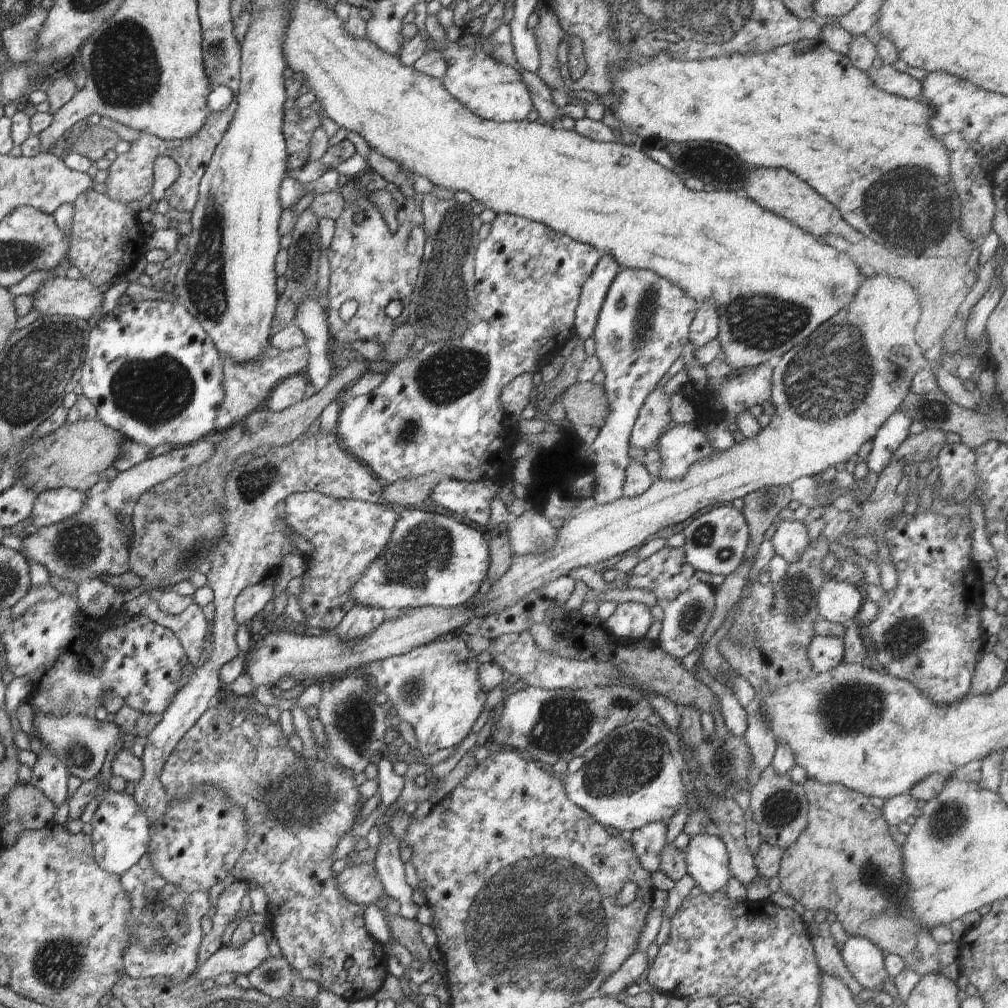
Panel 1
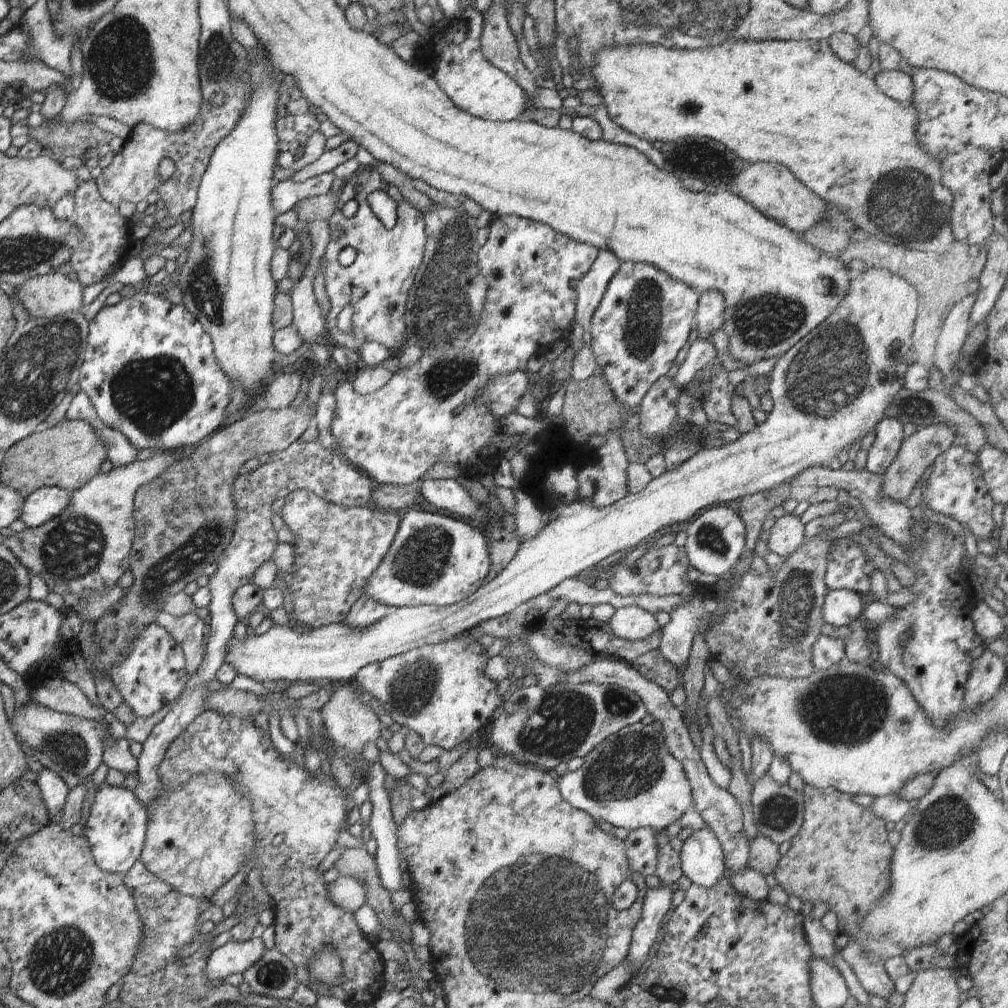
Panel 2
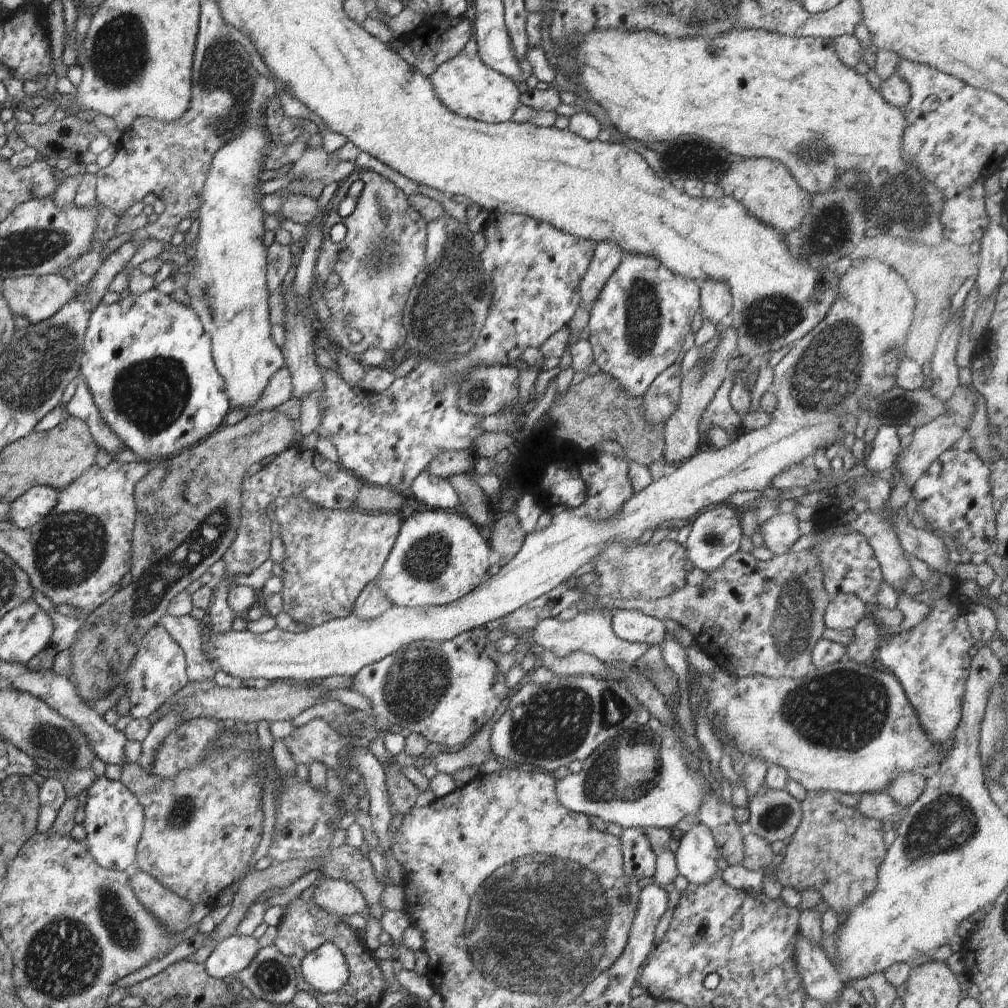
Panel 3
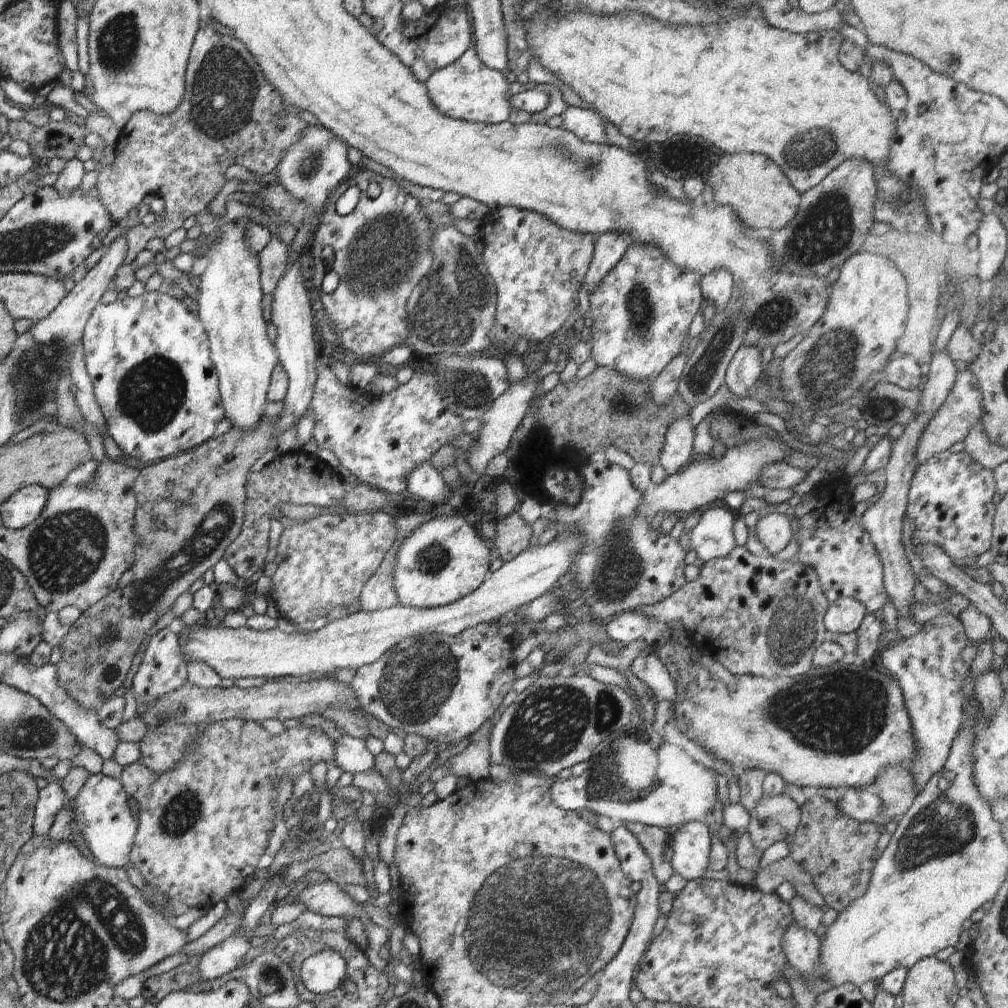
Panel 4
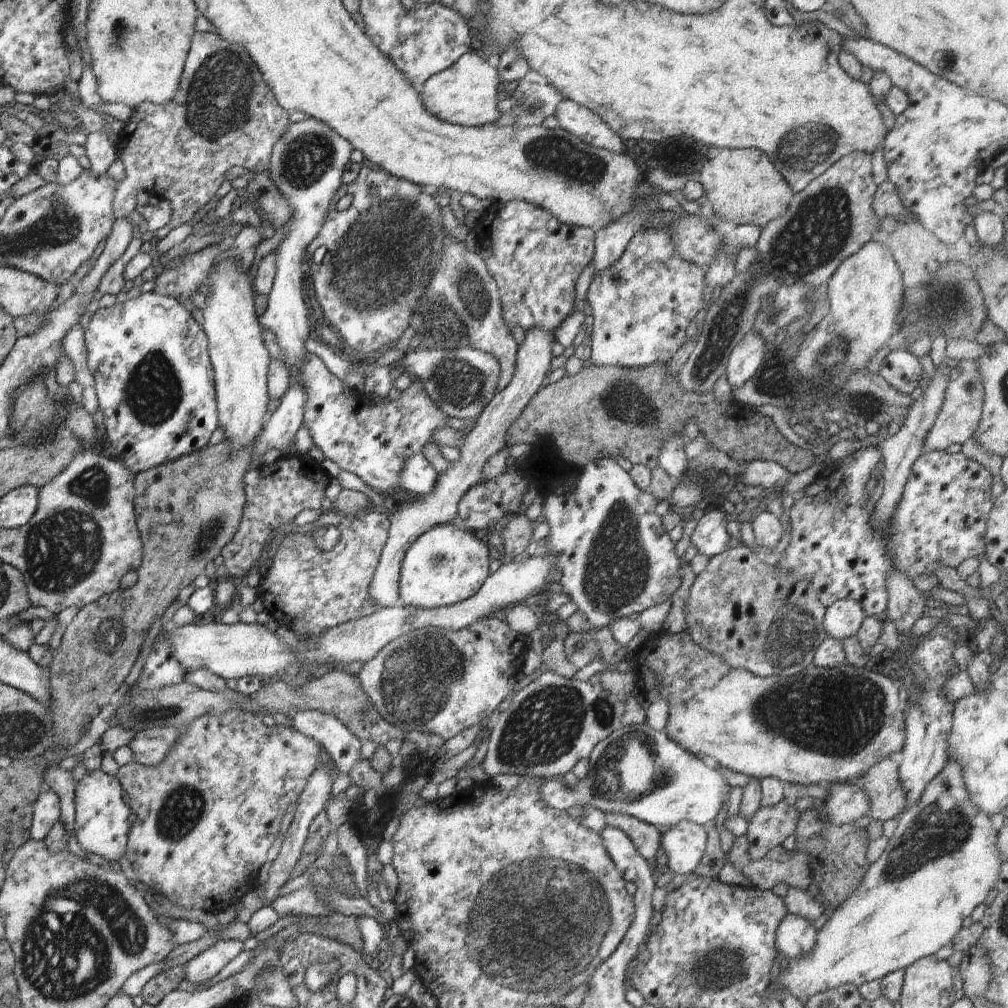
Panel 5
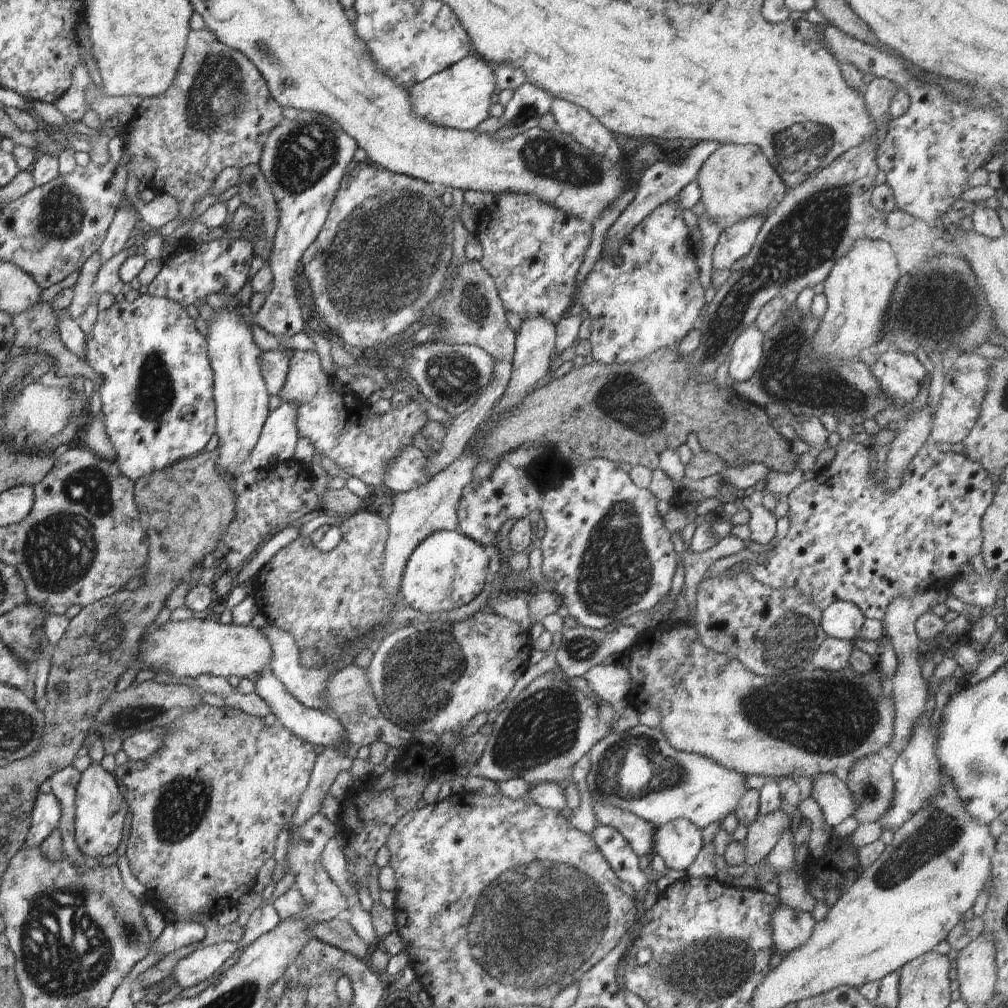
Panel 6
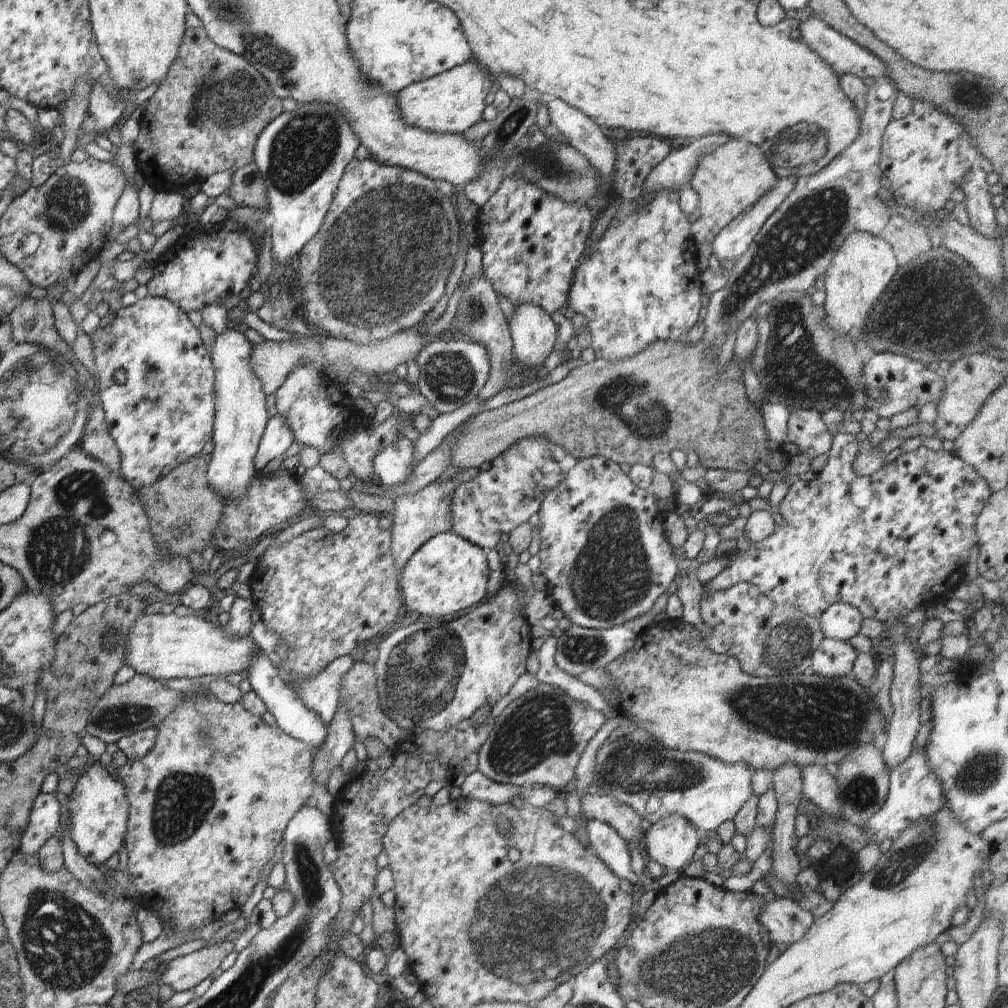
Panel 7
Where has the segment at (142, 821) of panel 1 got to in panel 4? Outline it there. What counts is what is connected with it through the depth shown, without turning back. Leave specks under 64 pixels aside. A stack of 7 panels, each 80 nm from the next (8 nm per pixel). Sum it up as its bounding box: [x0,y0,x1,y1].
[74,773,139,868]

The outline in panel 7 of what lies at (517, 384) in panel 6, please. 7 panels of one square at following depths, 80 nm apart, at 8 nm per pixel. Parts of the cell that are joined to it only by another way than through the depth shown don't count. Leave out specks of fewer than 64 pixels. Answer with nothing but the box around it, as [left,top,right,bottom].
[507,303,558,370]

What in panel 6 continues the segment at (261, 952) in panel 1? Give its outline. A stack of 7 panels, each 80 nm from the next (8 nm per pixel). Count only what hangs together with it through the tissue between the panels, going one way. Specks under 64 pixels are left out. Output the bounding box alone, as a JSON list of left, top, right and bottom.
[171,941,239,988]

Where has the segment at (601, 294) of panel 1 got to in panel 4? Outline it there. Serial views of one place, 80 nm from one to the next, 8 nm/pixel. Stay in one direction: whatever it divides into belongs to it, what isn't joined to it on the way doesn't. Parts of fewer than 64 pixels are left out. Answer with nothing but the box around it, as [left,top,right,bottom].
[584,231,632,294]

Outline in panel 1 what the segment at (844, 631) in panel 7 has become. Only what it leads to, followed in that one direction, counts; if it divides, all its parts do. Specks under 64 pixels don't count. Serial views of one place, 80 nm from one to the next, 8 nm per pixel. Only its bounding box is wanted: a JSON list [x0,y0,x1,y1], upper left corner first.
[816,579,862,626]

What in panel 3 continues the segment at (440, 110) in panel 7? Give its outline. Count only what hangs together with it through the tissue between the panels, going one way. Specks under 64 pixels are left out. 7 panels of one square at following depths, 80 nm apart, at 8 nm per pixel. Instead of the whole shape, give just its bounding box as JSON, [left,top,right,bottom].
[429,30,523,123]

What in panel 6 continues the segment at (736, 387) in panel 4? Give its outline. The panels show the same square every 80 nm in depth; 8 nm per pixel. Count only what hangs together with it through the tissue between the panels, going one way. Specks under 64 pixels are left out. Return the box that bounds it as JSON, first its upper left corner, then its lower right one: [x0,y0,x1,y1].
[728,324,765,382]

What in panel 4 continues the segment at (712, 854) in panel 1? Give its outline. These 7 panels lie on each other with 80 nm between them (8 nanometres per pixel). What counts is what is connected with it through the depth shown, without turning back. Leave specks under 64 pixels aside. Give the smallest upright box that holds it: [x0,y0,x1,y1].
[669,821,712,881]

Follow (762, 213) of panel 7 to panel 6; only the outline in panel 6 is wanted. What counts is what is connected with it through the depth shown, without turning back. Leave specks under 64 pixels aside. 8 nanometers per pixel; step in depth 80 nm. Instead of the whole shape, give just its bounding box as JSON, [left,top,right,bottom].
[713,213,764,270]

